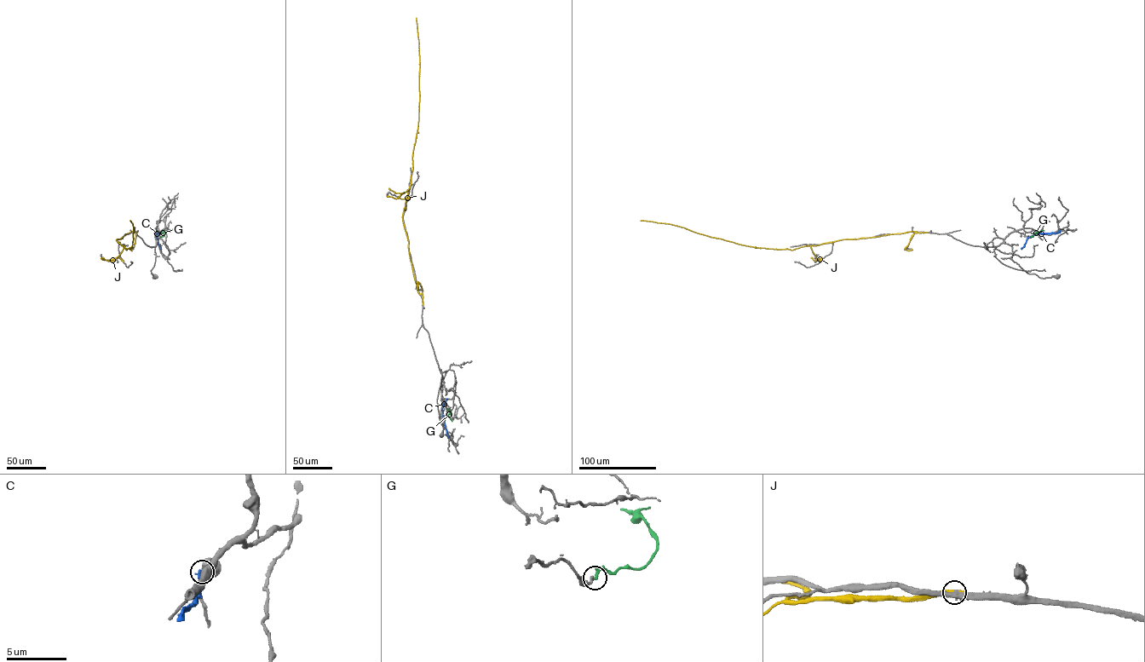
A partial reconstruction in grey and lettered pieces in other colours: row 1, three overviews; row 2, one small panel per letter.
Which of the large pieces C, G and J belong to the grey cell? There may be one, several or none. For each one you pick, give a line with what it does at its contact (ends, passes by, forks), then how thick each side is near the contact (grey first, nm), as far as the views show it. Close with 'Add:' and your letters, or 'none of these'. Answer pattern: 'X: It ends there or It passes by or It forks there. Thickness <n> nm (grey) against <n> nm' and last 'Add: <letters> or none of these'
G: It ends there. Thickness 320 nm (grey) against 300 nm
Add: G

